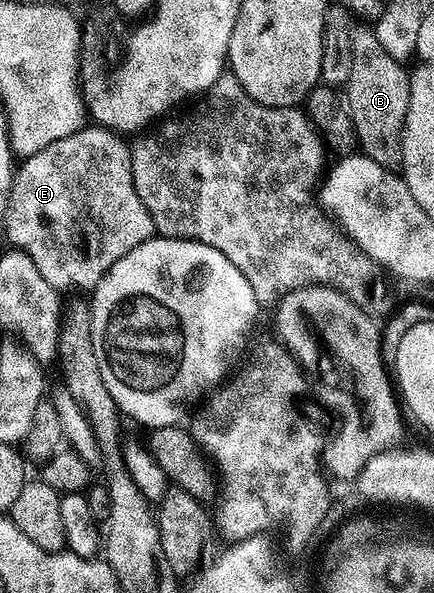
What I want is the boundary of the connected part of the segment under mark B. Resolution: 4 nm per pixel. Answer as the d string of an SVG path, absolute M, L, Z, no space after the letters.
M360 24L352 30L352 60L346 83L346 101L350 120L354 120L358 150L374 160L374 164L382 164L382 168L393 172L399 171L404 164L404 121L410 108L411 83L405 63L394 60L394 56L378 44L375 29Z

